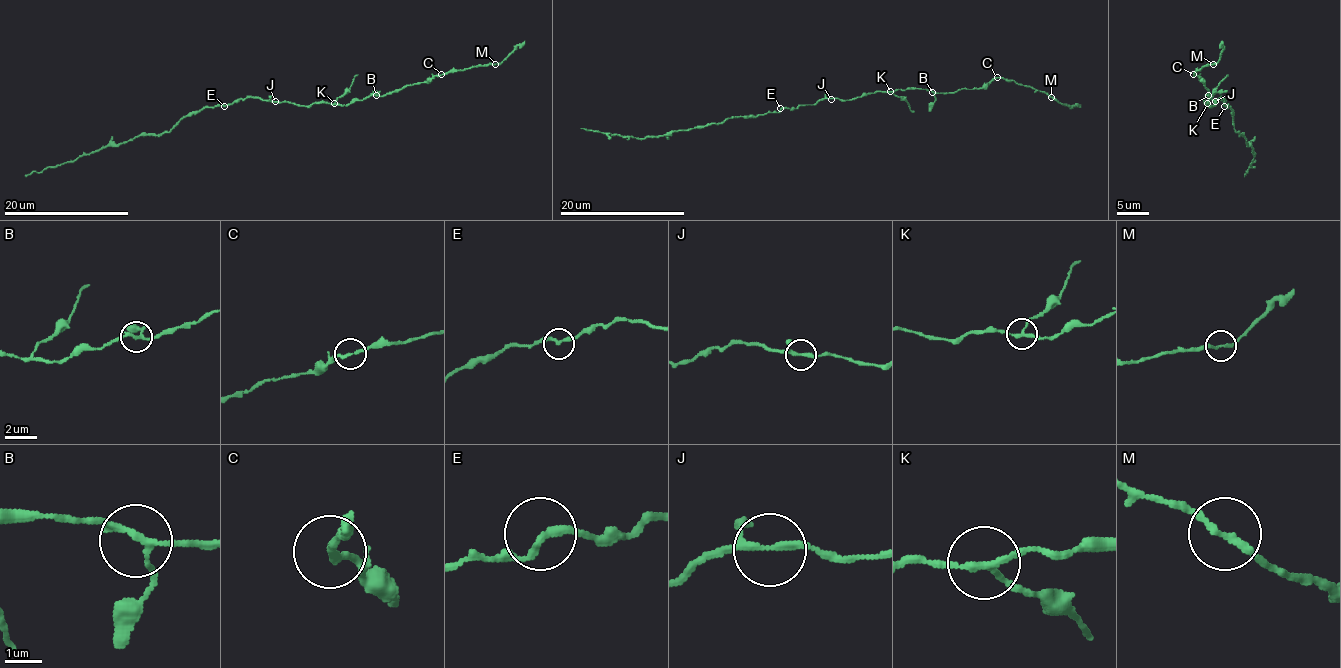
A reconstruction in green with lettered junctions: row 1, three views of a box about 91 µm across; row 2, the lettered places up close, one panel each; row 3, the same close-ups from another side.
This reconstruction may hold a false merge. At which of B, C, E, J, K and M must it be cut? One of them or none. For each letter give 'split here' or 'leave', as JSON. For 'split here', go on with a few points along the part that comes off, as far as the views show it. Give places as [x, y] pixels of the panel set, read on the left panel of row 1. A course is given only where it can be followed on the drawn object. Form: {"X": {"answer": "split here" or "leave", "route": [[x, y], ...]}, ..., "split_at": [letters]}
{"B": {"answer": "leave"}, "C": {"answer": "leave"}, "E": {"answer": "leave"}, "J": {"answer": "leave"}, "K": {"answer": "split here", "route": [[334, 103], [357, 75]]}, "M": {"answer": "leave"}, "split_at": ["K"]}

